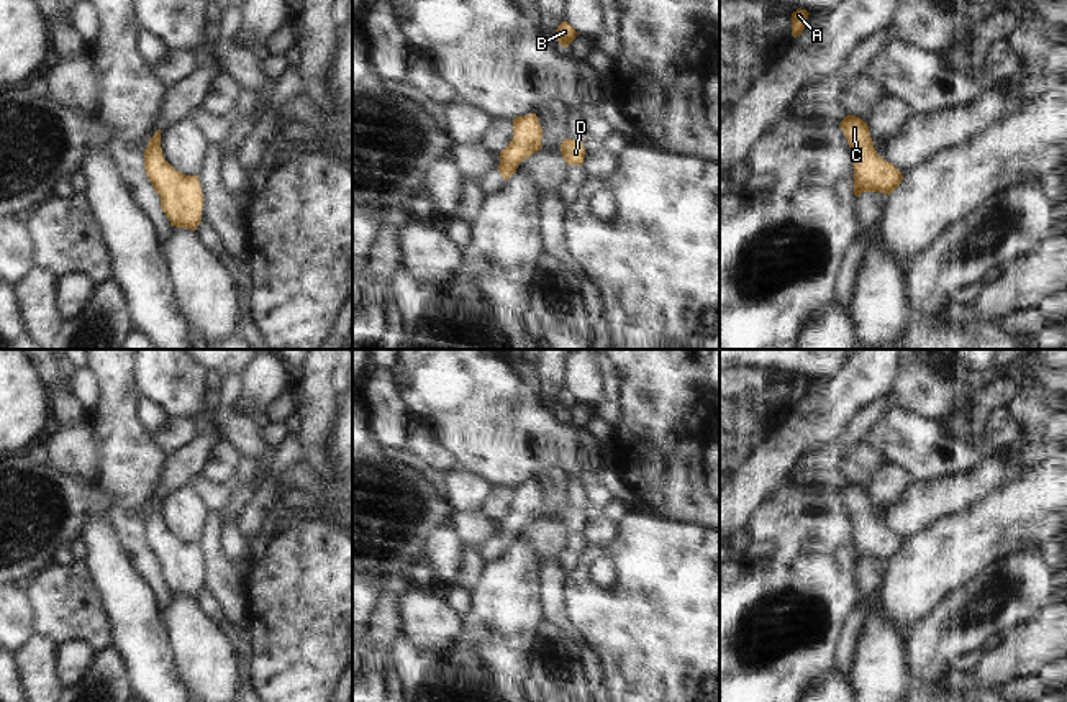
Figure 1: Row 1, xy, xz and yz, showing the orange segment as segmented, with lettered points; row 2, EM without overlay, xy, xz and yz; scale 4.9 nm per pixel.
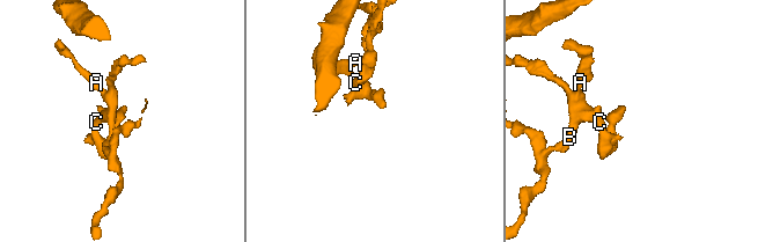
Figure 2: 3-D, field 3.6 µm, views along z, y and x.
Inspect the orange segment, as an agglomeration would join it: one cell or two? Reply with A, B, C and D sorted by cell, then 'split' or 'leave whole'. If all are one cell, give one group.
A B C D | leave whole

